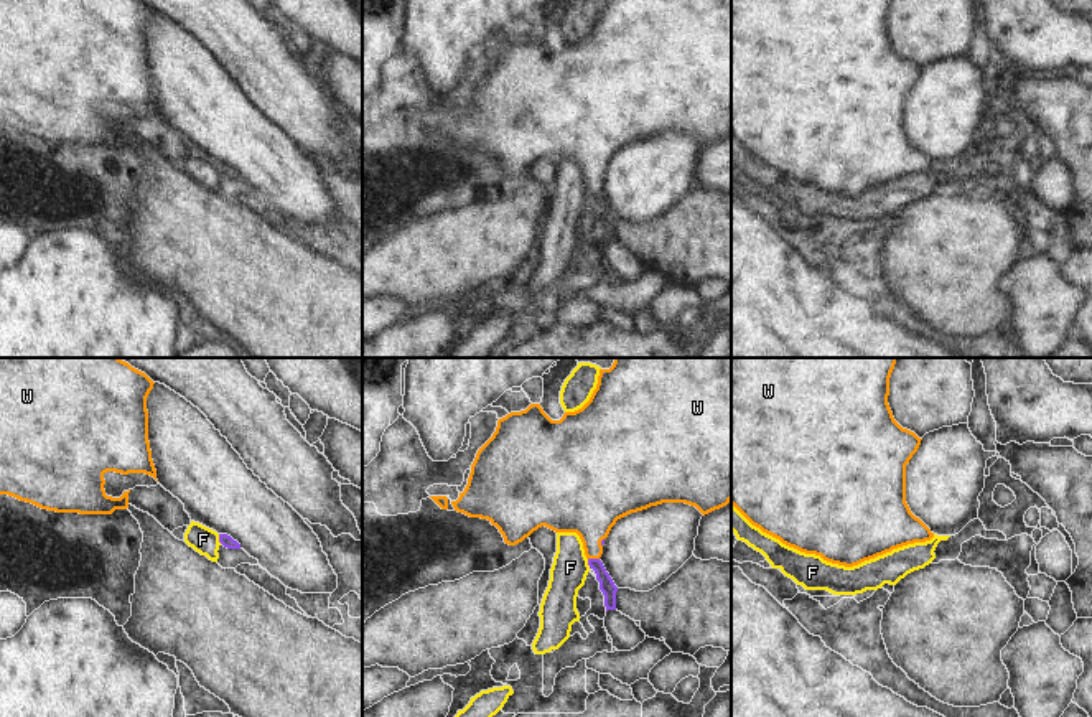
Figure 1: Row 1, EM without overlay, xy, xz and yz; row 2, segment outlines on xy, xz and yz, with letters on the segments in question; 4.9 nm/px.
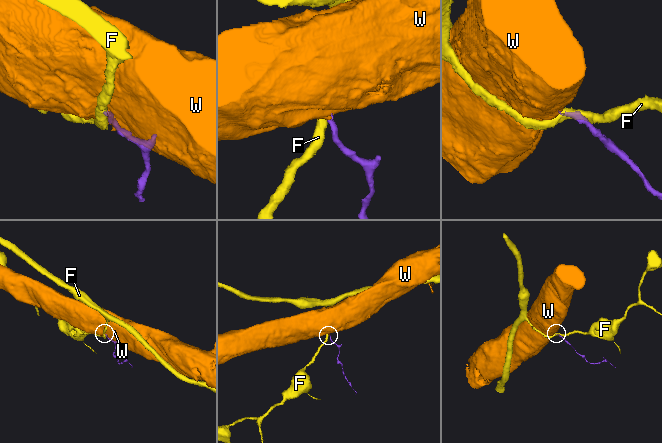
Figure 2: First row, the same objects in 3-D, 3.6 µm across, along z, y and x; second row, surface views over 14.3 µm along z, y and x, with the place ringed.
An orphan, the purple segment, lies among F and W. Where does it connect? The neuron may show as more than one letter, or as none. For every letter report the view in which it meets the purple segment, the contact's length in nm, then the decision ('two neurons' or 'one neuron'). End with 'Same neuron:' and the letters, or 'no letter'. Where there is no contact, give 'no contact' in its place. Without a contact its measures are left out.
F: meets purple in xy; contact 50 nm long; two neurons
W: meets purple in xz; contact 60 nm long; one neuron
Same neuron: W

